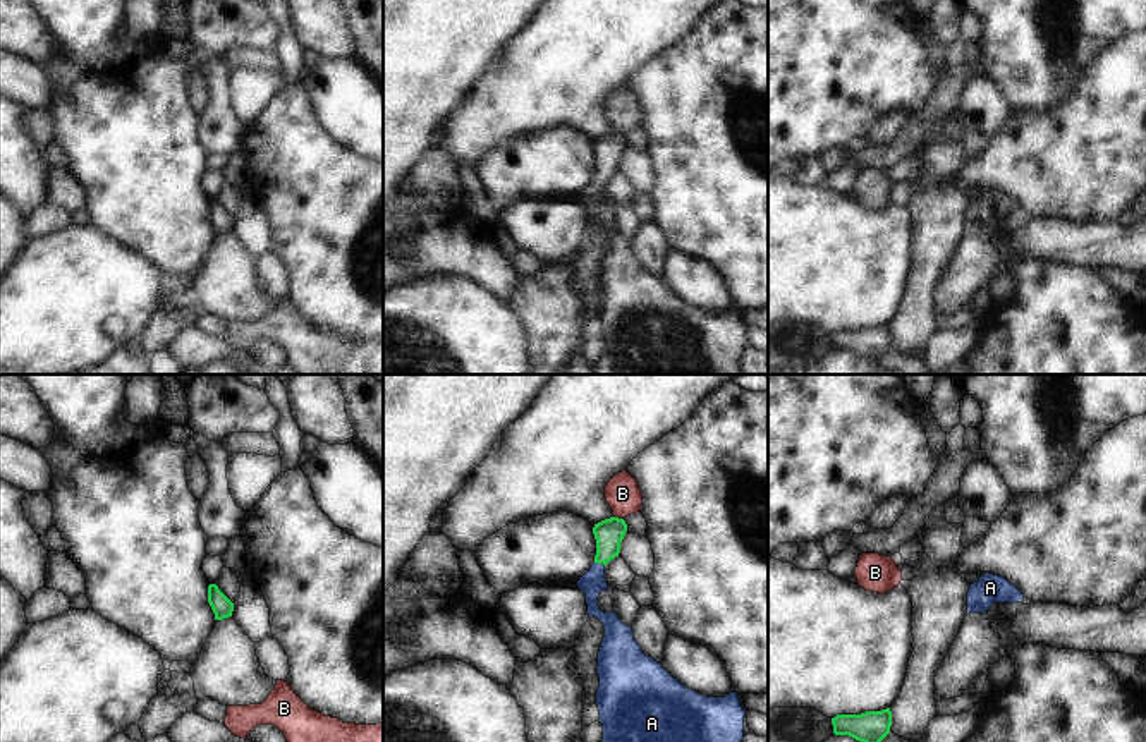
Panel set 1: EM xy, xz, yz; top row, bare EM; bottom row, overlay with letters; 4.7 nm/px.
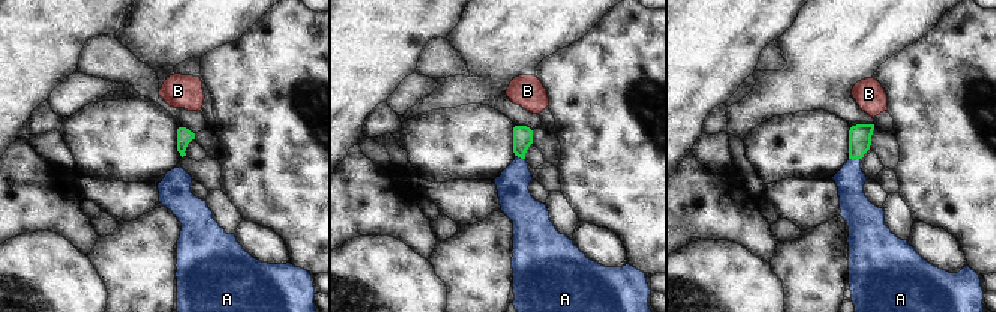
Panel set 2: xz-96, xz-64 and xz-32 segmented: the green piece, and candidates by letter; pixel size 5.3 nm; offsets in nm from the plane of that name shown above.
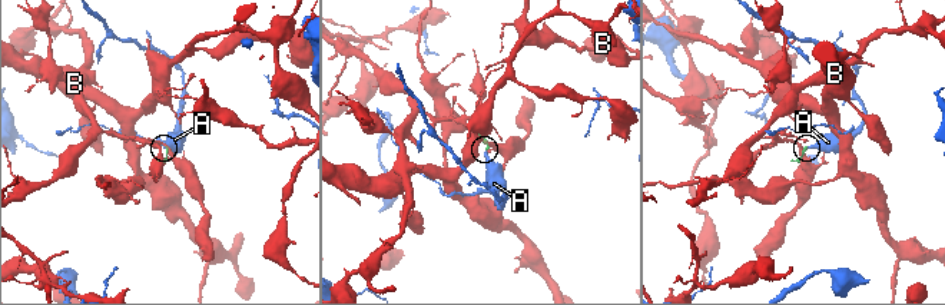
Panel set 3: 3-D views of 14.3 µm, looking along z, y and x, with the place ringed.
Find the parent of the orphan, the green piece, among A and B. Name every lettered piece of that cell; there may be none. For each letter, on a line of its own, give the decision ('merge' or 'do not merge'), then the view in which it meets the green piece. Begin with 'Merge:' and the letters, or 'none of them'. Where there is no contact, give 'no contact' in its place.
Merge: A
A: merge; contact in xz
B: do not merge; contact in xz

